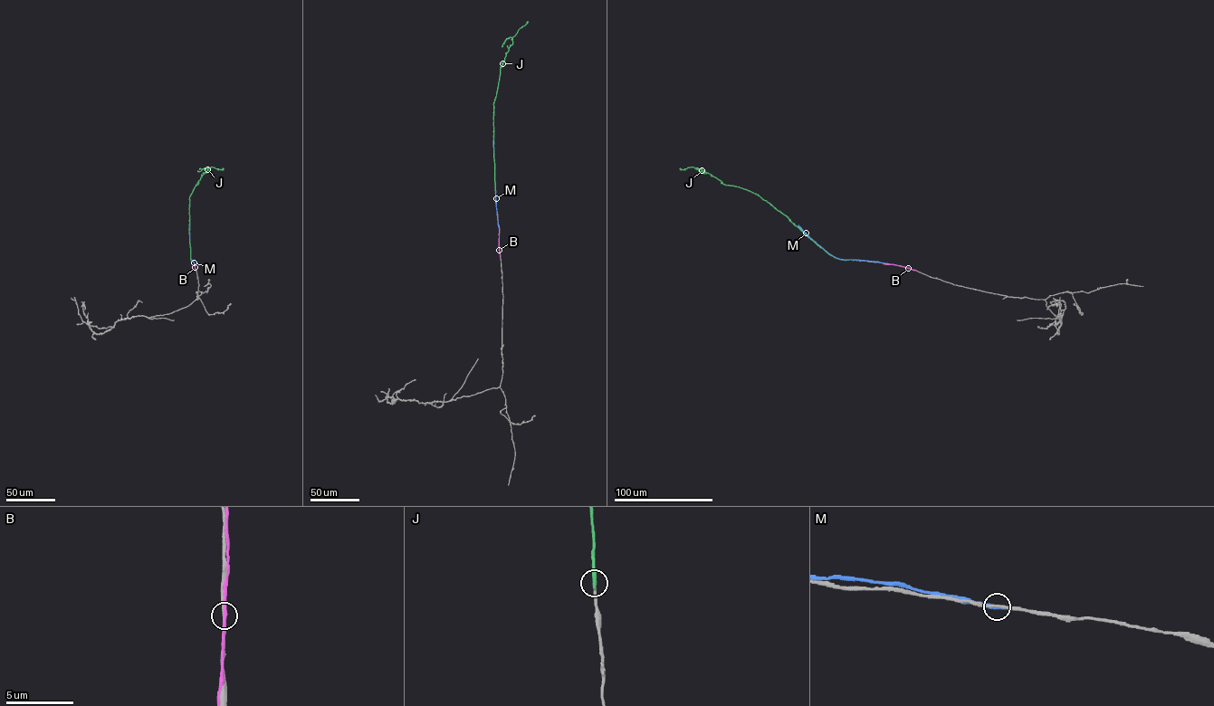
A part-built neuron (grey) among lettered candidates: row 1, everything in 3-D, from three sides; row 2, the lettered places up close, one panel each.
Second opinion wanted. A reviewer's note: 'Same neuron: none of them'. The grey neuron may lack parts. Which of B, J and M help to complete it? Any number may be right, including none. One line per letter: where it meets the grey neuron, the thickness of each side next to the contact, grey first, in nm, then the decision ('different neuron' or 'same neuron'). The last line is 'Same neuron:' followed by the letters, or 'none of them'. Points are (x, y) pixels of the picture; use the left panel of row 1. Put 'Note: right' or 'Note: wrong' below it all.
B: (195, 264) | 240/220 nm | different neuron
J: (191, 260) | 180/360 nm | different neuron
M: (194, 263) | 190/300 nm | different neuron
Same neuron: none of them
Note: right

